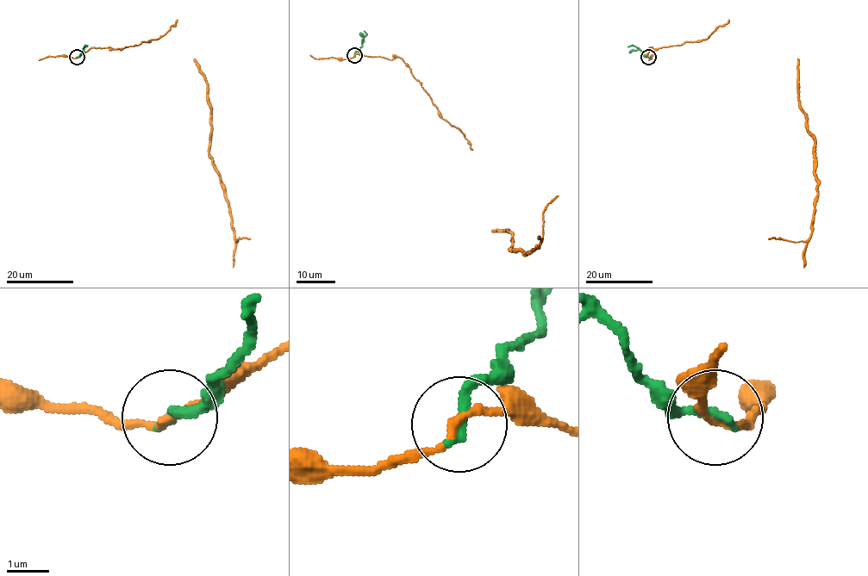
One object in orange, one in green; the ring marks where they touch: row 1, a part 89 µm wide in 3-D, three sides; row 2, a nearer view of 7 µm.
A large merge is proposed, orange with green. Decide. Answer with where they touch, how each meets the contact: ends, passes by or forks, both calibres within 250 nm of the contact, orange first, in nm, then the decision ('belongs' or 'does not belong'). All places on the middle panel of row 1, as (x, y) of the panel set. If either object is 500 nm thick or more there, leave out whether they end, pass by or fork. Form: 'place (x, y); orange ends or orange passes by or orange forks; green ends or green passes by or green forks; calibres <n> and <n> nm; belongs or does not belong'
place (354, 55); orange passes by; green ends; calibres 170 and 260 nm; does not belong

